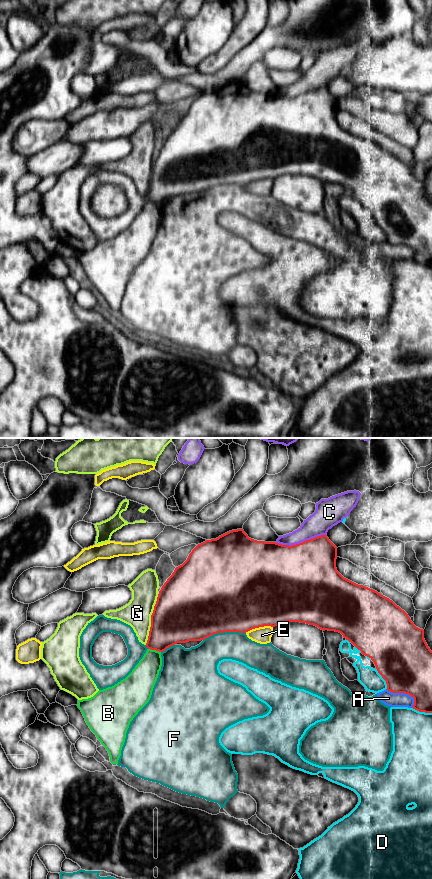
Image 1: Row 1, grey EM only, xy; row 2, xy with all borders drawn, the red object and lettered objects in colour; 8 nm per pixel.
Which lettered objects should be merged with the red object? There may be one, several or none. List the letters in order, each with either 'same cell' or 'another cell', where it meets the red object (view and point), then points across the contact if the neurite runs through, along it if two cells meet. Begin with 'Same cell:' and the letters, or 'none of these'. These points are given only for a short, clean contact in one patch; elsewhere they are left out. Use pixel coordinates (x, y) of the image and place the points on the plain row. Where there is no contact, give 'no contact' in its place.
Same cell: none of these
A: another cell | xy (404, 244)
B: another cell | xy (154, 201) | along xy (148, 200), (160, 204)
C: another cell | xy (300, 95)
D: another cell | xy (383, 230)
E: another cell | xy (258, 179)
F: another cell | xy (224, 183)
G: another cell | xy (151, 171)

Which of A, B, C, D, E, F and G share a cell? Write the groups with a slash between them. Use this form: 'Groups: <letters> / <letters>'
Groups: A / B D / C / E / F / G

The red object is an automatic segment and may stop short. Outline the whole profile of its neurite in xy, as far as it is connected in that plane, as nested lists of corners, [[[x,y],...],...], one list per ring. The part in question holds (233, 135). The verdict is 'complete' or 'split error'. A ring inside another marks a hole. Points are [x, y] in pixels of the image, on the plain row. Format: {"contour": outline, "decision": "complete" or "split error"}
{"contour": [[[243,81],[229,83],[216,91],[206,92],[198,96],[189,106],[187,112],[176,119],[172,127],[159,143],[153,165],[151,179],[146,199],[159,204],[177,196],[189,193],[201,193],[214,186],[224,184],[246,185],[252,181],[271,178],[275,179],[286,174],[300,174],[314,177],[325,183],[335,183],[351,194],[361,205],[369,209],[375,216],[378,225],[386,233],[388,243],[392,245],[405,245],[414,250],[413,261],[419,264],[432,265],[432,203],[424,191],[424,182],[416,179],[408,166],[397,158],[392,152],[377,143],[358,137],[344,130],[336,120],[337,99],[329,92],[327,87],[321,87],[296,97],[282,97],[276,94],[257,93],[248,89]]], "decision": "complete"}

